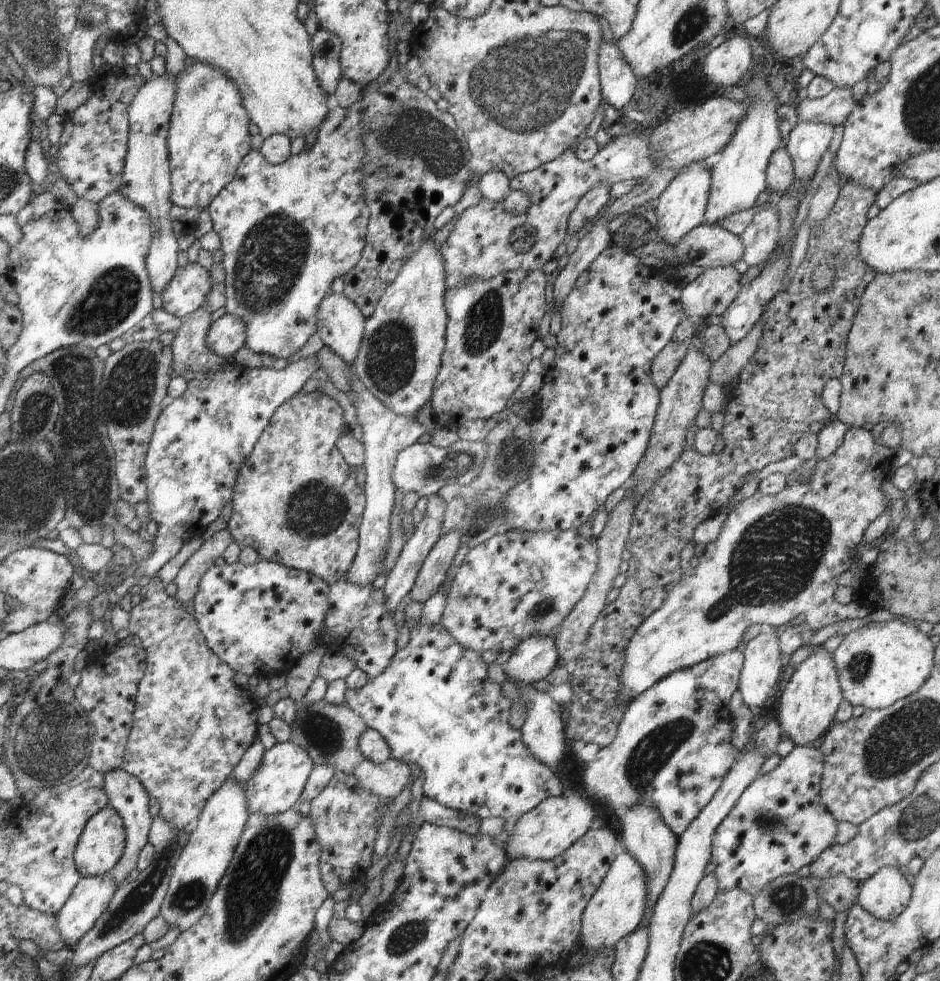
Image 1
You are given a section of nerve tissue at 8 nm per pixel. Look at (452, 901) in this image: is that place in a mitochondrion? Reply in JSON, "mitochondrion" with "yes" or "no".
{"mitochondrion":"no"}

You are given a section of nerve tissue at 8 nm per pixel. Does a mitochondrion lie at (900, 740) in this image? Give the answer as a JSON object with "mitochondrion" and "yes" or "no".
{"mitochondrion":"yes"}

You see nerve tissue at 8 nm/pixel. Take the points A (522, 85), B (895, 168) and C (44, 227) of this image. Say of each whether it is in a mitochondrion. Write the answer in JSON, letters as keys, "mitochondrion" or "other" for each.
{"A":"mitochondrion","B":"other","C":"other"}

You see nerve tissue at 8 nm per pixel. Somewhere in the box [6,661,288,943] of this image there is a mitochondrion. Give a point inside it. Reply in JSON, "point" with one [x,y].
{"point":[51,739]}

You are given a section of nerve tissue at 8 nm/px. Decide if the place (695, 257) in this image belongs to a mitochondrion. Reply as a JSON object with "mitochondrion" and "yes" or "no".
{"mitochondrion":"no"}

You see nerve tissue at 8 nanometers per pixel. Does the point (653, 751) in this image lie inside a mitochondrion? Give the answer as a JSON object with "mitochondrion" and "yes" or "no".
{"mitochondrion":"yes"}

